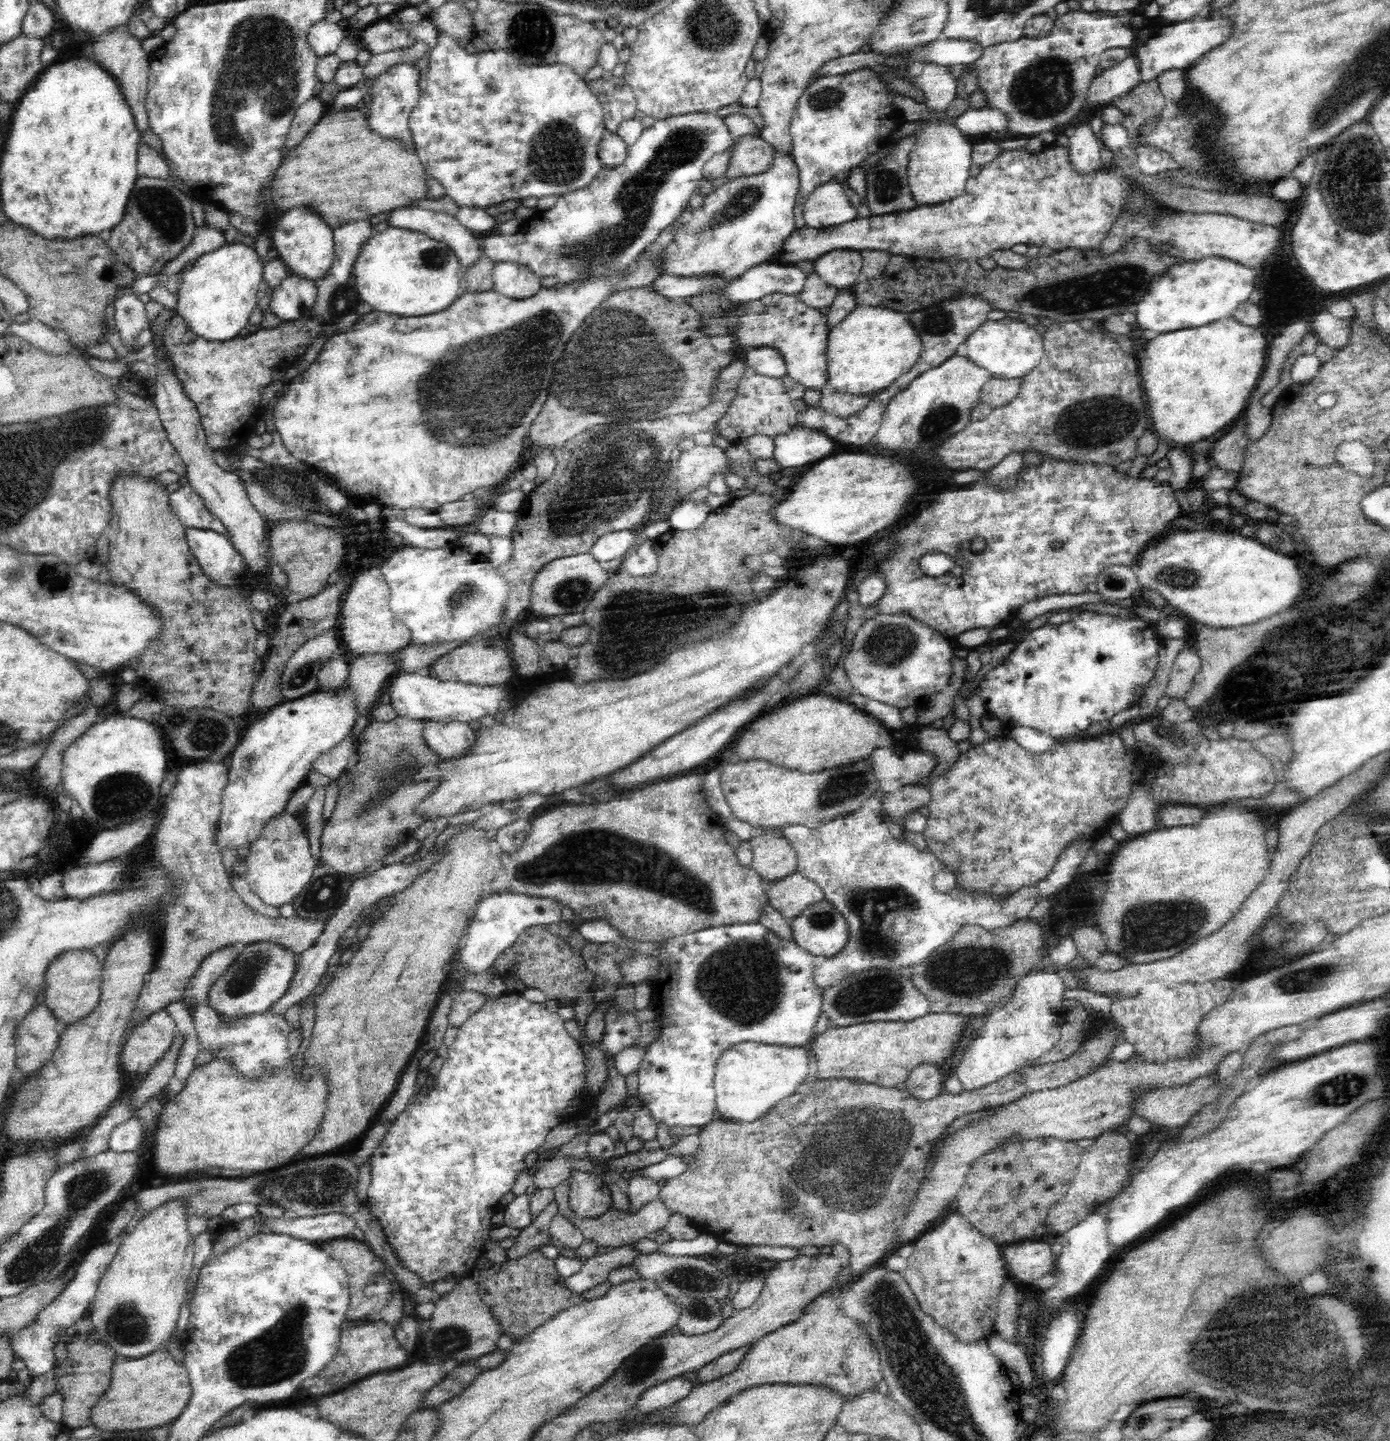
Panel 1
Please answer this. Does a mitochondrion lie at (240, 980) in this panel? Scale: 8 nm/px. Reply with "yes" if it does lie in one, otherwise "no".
yes

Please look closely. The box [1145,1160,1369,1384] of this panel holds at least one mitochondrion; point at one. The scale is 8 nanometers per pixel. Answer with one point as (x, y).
(1320, 1354)

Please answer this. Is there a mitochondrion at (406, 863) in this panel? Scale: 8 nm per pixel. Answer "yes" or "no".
no

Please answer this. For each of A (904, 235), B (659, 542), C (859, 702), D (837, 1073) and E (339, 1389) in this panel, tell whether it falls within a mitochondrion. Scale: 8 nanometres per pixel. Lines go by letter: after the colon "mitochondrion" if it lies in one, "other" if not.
A: other
B: other
C: other
D: other
E: other

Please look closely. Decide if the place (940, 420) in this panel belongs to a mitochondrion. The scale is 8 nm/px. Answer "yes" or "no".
yes

